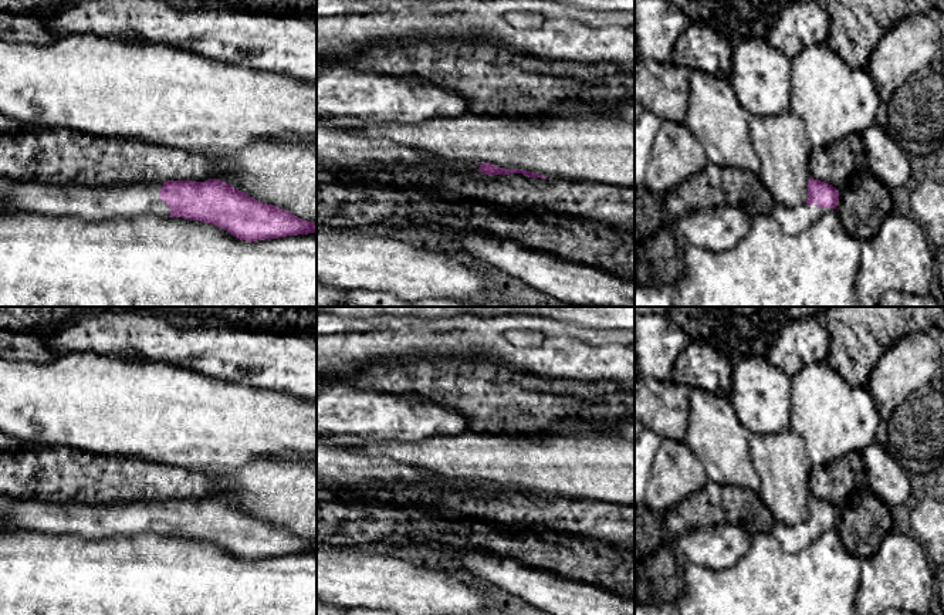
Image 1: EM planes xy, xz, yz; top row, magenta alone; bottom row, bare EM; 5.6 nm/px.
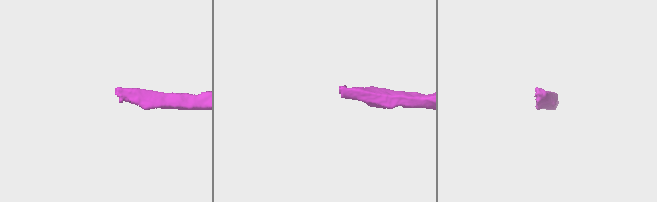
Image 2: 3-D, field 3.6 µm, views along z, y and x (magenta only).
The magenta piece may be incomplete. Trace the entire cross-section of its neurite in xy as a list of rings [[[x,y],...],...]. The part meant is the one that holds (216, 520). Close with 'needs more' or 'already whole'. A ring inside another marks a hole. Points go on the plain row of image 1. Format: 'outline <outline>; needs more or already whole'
outline [[[0,497],[0,531],[14,530],[78,534],[87,538],[186,535],[216,543],[246,560],[317,551],[317,541],[256,518],[219,497],[114,504]]]; needs more

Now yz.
outline [[[811,496],[808,500],[808,518],[795,526],[774,523],[771,534],[782,550],[798,554],[811,545],[822,533],[835,528],[839,521],[839,508],[826,500]]]; needs more

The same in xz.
outline [[[317,443],[317,496],[341,491],[358,493],[363,487],[390,483],[429,484],[453,490],[478,489],[488,494],[522,491],[528,496],[548,496],[522,487],[503,487],[485,480],[447,479],[386,456],[368,456],[352,446]]]; needs more

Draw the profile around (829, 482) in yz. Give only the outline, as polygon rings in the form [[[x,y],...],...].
[[[859,452],[847,453],[829,464],[813,466],[809,474],[811,496],[840,508],[847,496],[866,484],[865,464]]]

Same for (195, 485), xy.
[[[24,445],[18,450],[0,452],[0,497],[4,499],[40,499],[51,503],[79,503],[79,504],[114,504],[121,501],[192,499],[204,500],[219,497],[221,487],[209,473],[186,470],[143,462],[121,456],[101,456],[97,452],[87,452],[65,446],[31,446]]]

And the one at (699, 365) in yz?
[[[691,341],[676,359],[670,379],[690,389],[728,396],[732,388],[732,365],[711,345]]]

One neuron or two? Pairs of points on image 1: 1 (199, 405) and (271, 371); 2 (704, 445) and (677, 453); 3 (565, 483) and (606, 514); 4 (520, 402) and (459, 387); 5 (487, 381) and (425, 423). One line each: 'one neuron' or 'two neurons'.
1: two neurons
2: two neurons
3: two neurons
4: one neuron
5: two neurons

